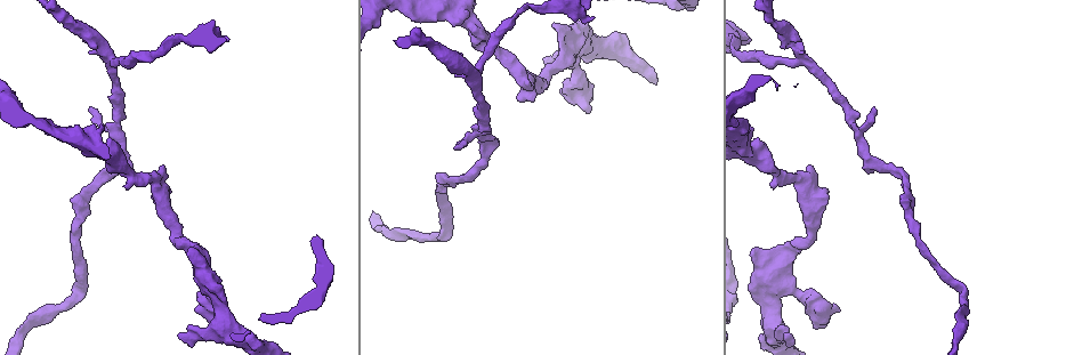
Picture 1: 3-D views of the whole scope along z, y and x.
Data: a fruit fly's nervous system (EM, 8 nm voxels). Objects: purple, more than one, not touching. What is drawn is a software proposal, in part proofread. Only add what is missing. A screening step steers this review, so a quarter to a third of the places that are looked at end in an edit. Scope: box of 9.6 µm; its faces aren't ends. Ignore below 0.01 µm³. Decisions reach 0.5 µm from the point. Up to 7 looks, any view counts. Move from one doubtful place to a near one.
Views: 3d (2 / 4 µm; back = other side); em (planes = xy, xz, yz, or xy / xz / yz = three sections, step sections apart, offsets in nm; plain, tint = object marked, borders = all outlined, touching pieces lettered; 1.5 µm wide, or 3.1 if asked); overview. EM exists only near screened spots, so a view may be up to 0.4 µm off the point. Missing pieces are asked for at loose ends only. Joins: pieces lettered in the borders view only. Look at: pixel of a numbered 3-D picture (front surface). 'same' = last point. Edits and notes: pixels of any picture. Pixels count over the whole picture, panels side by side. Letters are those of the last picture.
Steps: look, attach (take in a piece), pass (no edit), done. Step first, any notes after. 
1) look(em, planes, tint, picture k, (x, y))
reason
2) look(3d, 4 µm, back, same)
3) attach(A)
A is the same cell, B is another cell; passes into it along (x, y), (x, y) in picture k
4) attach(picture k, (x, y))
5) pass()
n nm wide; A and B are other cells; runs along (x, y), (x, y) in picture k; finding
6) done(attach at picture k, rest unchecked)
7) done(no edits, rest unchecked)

look(em, planes, borders, picture 1, (93, 124))
branch stops here

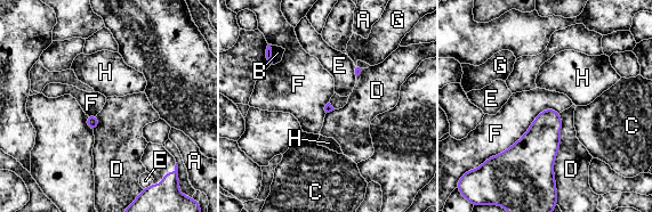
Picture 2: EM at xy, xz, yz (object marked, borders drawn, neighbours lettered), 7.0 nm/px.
pass()
F touches over 600 nm; A, B, C, D, E, F, G and H are other cells; border along (558, 112), (545, 108), (488, 158) in picture 2; no lettered piece goes on from it

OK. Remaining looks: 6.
look(3d, 4 µm, picture 1, (875, 108))

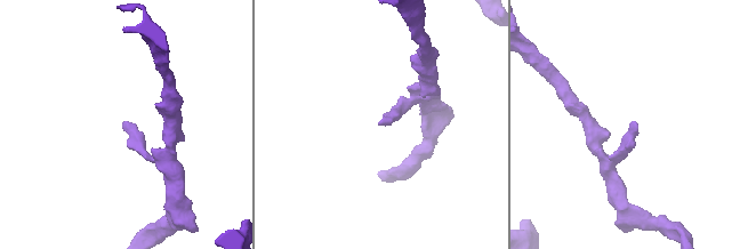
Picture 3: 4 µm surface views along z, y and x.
look(em, planes, plain, picture 3, (634, 124))

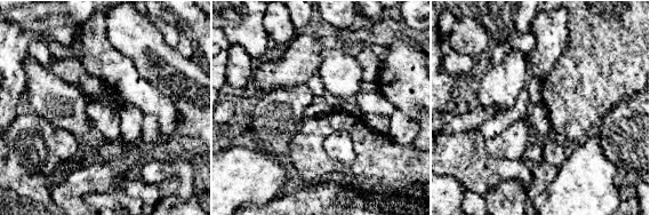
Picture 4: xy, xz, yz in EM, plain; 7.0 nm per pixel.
look(em, planes, borders, same)

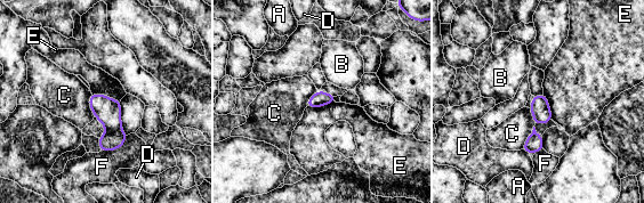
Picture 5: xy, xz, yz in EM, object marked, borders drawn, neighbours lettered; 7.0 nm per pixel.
pass()
A, B, C, D, E and F are other cells; border along (335, 102), (328, 105), (306, 107) in picture 5; no lettered piece goes on from it

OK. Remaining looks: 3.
look(3d, 4 µm, picture 1, (787, 333))
free end

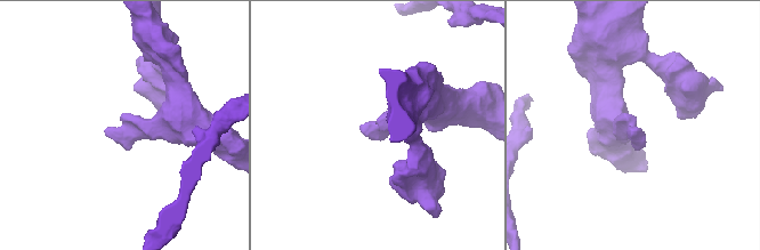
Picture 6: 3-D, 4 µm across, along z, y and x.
look(em, yz, step 8, borders, picture 6, (107, 127))

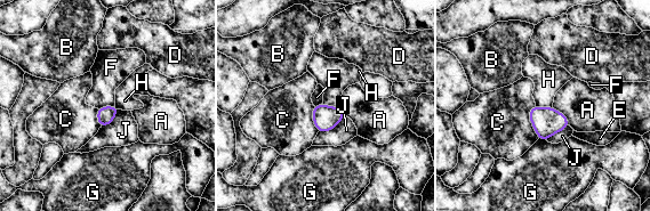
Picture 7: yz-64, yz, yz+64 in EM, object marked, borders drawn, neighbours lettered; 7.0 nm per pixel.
pass()
A, B, C, D, E, F, G, H and J are other cells; no lettered piece goes on from it

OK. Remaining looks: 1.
done(no edits, rest unchecked)

